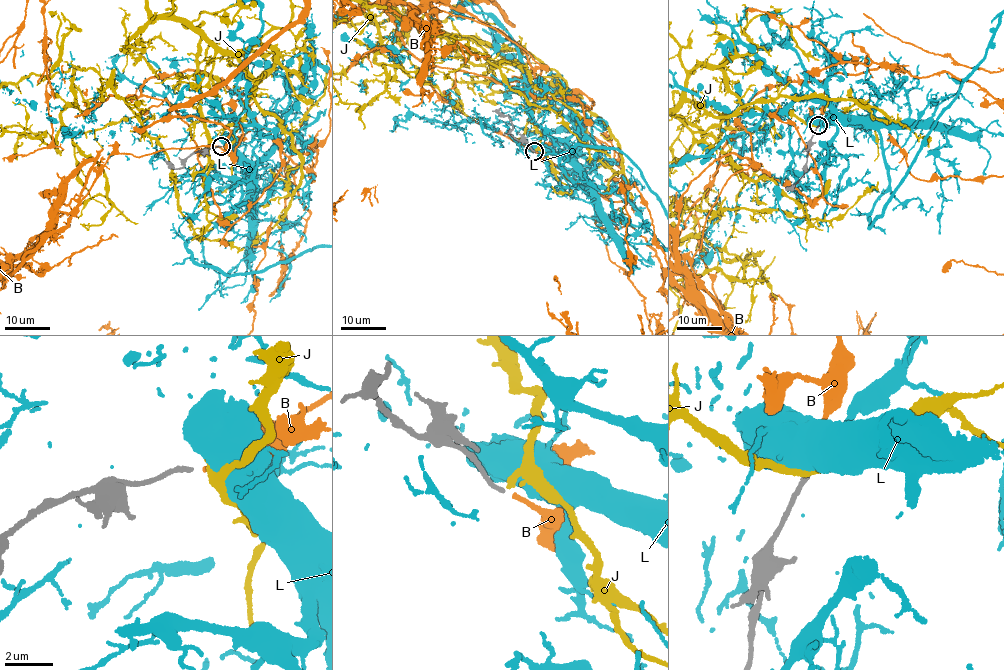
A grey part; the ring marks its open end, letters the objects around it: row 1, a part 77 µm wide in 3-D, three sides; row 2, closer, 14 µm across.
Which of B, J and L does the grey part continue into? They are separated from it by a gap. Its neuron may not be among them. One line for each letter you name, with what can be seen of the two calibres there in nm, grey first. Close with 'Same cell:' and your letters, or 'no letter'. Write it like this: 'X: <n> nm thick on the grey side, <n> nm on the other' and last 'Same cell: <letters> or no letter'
B: 160 nm thick on the grey side, 170 nm on the other
Same cell: B

